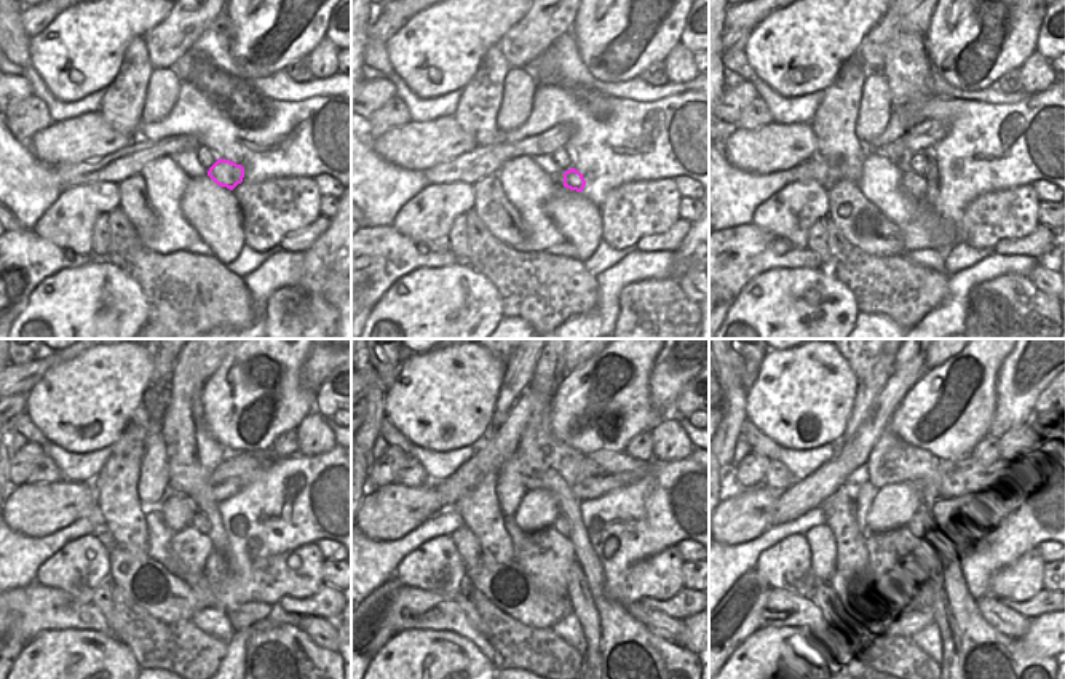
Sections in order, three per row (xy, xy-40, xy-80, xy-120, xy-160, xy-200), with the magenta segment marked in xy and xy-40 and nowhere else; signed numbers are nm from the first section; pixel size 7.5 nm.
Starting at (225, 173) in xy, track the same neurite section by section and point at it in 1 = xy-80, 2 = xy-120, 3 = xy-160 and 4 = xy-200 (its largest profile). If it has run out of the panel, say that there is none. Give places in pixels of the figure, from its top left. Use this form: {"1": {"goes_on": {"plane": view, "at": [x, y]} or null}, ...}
{"1": {"goes_on": {"plane": "xy-80", "at": [931, 194]}}, "2": {"goes_on": {"plane": "xy-120", "at": [216, 571]}}, "3": {"goes_on": {"plane": "xy-160", "at": [580, 598]}}, "4": {"goes_on": {"plane": "xy-200", "at": [942, 611]}}}

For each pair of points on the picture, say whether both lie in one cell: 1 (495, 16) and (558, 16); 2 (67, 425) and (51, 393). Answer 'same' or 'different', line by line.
1: different
2: same

